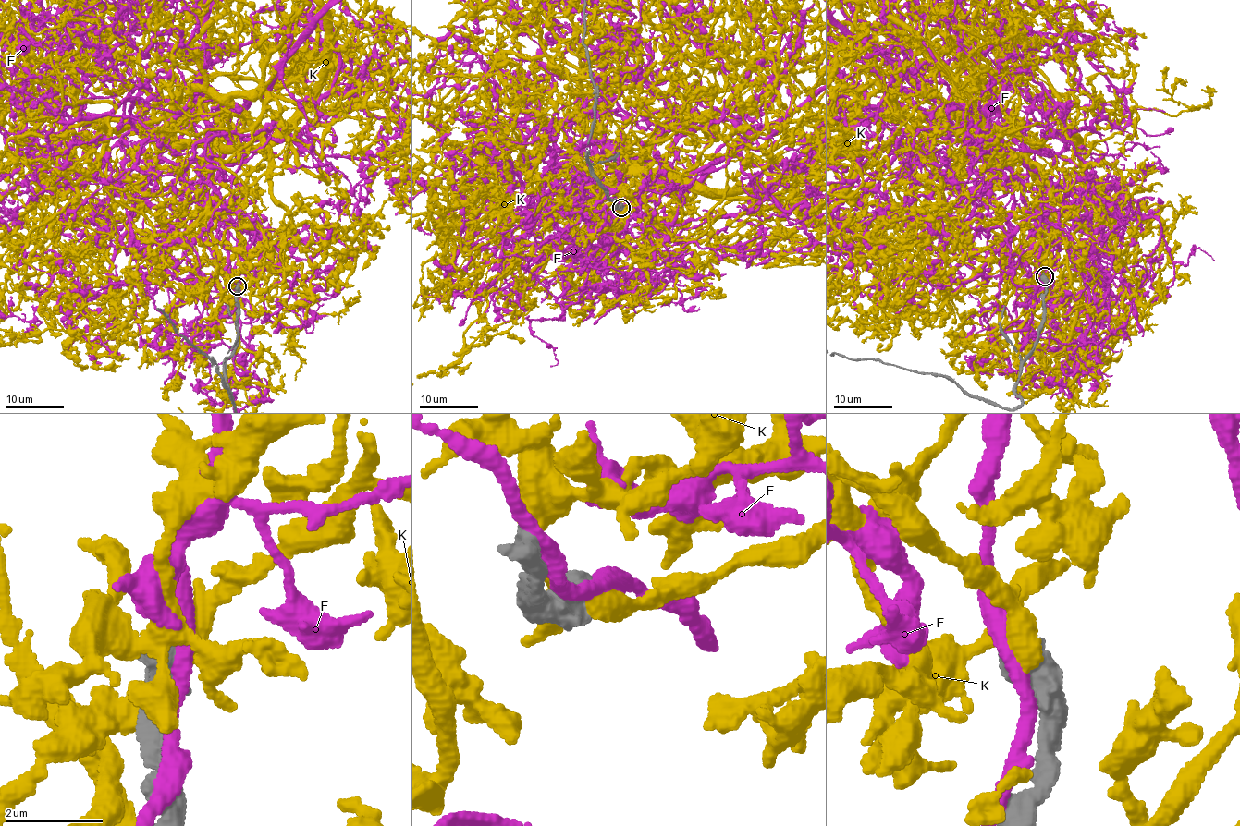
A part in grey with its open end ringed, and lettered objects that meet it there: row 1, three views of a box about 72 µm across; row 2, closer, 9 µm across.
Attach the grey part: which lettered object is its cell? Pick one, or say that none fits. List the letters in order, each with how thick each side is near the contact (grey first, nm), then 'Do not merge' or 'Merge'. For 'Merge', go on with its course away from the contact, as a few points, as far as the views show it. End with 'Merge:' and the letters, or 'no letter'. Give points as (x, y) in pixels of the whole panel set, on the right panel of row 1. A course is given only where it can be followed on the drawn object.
F: Thickness 750 nm (grey) against 400 nm. Do not merge
K: Thickness 700 nm (grey) against 400 nm. Do not merge
Merge: no letter

